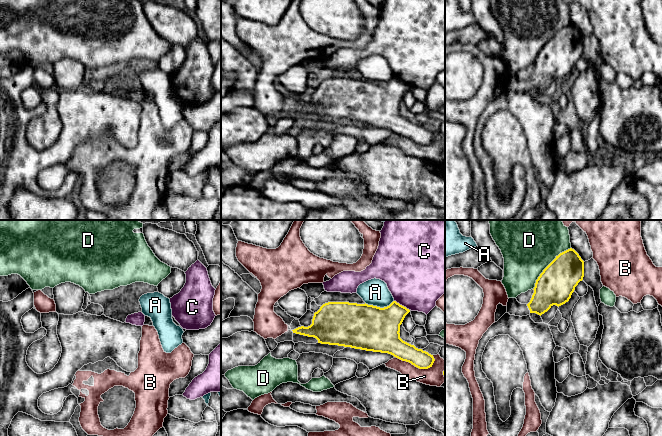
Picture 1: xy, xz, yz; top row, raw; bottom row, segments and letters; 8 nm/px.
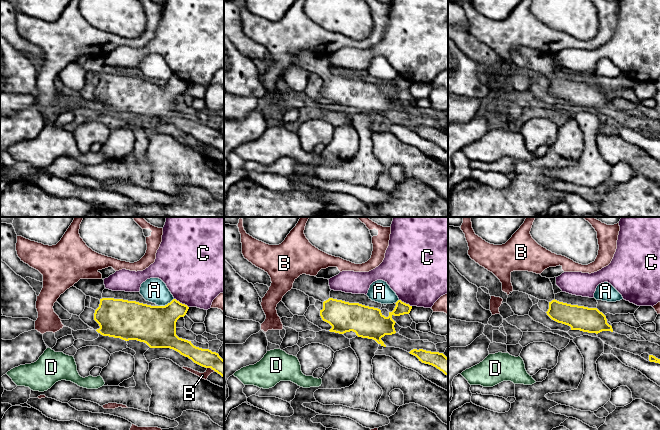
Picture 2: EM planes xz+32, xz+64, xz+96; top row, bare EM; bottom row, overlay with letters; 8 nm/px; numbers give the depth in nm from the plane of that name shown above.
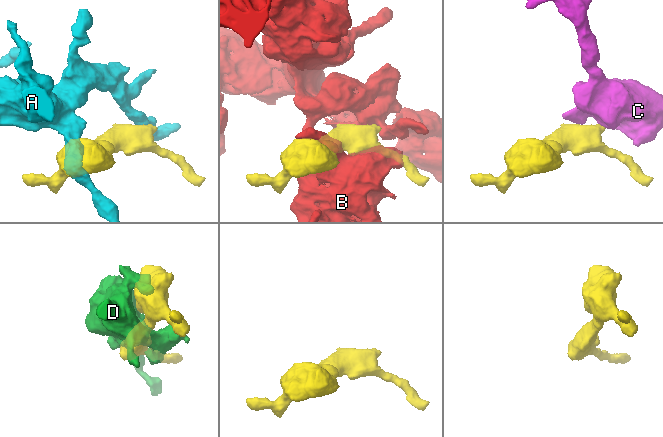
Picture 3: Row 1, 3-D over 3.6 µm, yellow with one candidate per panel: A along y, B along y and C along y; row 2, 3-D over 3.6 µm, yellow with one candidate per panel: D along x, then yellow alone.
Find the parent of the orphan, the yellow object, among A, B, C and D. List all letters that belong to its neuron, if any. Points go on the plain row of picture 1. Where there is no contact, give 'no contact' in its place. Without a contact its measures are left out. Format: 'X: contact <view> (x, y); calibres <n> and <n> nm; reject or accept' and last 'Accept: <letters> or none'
A: contact xz (379, 83); calibres 360 and 220 nm; reject
B: contact xz (416, 142); calibres 160 and 160 nm; reject
C: contact xz (401, 81); calibres 320 and 480 nm; reject
D: contact yz (547, 42); calibres 300 and 420 nm; reject
Accept: none

